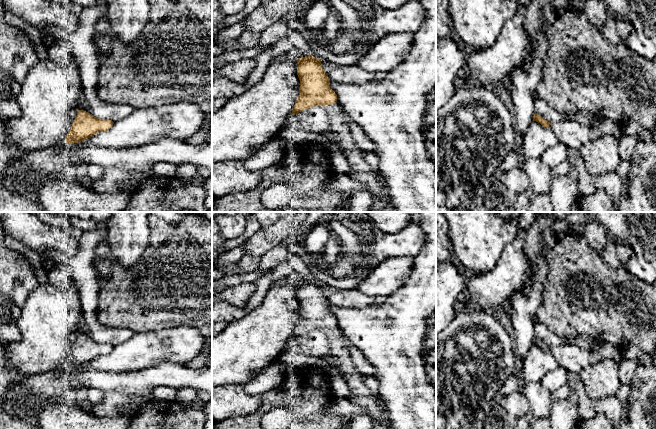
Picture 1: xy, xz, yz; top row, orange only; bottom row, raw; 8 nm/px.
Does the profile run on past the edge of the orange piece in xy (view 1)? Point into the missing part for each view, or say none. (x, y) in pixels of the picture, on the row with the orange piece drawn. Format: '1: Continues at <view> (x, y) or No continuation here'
1: No continuation here

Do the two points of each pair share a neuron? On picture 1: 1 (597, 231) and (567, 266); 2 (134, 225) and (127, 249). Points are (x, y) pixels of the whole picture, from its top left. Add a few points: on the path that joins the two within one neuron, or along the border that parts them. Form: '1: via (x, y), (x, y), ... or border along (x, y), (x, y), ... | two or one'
1: border along (581, 233), (587, 243), (600, 256) | two
2: via (128, 231), (127, 243) | one

